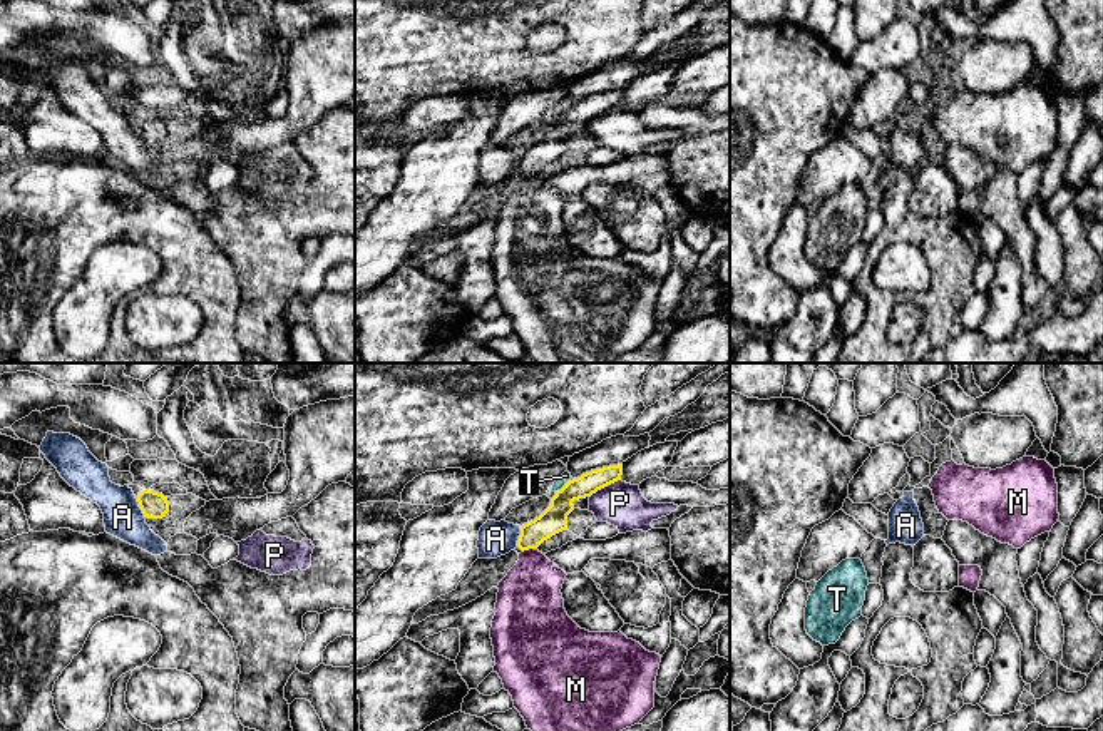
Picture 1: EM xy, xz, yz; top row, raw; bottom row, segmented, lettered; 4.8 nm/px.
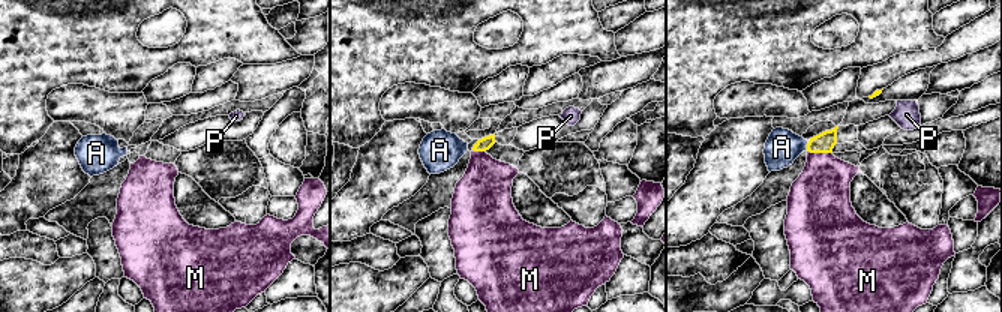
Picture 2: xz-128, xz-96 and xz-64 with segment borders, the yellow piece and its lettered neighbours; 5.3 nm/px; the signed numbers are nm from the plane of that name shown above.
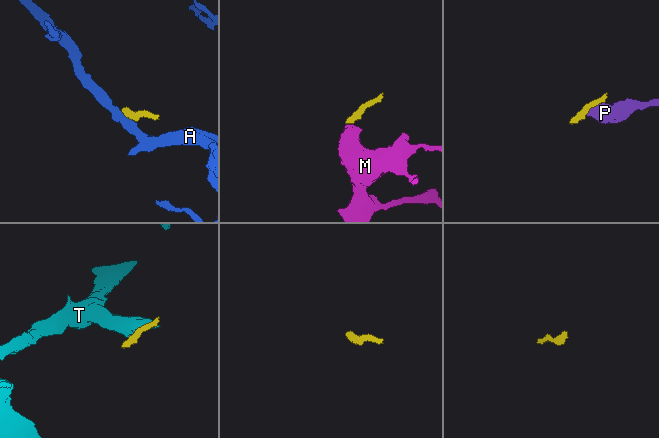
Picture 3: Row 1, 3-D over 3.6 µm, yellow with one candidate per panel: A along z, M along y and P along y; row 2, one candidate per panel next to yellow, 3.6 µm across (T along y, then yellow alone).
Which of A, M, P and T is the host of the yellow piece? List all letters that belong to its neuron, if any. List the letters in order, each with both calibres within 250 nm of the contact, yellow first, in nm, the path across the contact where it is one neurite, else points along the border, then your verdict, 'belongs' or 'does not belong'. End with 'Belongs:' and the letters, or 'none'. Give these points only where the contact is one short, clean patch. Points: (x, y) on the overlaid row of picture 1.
A: 130/170 nm | along xz (521, 527), (516, 546) | does not belong
M: 130/320 nm | belongs
P: 110/220 nm | along xz (620, 479), (598, 489), (589, 497) | does not belong
T: 130/50 nm | along xz (573, 479), (556, 492) | does not belong
Belongs: M

